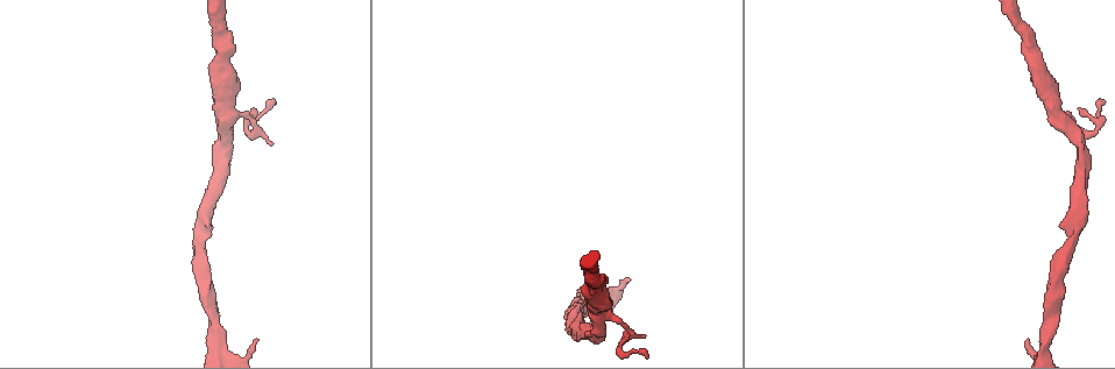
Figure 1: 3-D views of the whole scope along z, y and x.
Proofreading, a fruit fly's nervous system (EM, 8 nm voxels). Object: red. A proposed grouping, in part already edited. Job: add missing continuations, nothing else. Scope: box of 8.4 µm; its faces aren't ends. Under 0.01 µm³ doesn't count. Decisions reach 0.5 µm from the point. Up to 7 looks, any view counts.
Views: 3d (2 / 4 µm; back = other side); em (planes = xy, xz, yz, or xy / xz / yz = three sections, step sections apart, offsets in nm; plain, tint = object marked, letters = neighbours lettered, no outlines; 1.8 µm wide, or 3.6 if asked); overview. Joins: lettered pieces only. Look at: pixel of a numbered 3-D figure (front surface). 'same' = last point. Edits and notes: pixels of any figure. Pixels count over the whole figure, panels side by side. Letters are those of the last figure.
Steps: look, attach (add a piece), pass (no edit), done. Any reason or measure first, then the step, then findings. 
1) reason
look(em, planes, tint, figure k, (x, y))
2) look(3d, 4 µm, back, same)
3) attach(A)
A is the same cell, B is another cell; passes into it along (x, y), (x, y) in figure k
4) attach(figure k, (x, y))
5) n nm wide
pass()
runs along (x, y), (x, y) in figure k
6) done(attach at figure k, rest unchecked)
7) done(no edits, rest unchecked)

look(em, planes, tint, figure 1, (596, 311))

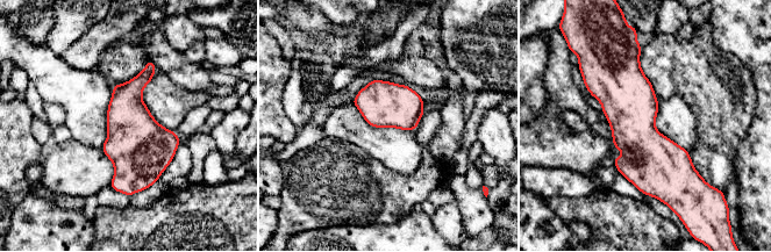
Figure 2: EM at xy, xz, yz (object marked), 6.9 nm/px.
see the neighbours
look(em, planes, letters, same)

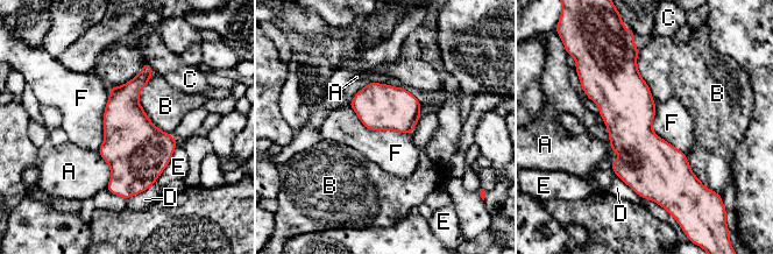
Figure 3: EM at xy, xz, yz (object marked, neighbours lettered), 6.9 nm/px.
pass()
A, B, C, D, E and F are other cells; none of them fits

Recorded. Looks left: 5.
narrows sharply
look(3d, 2 µm, figure 1, (1074, 234))

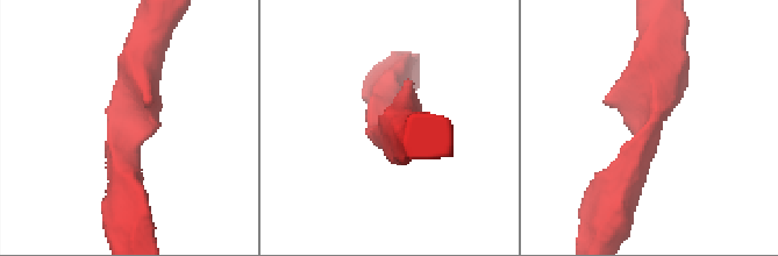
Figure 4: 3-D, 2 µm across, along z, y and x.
arms of 300, 300 nm; need the tissue
look(em, planes, letters, figure 4, (649, 130))

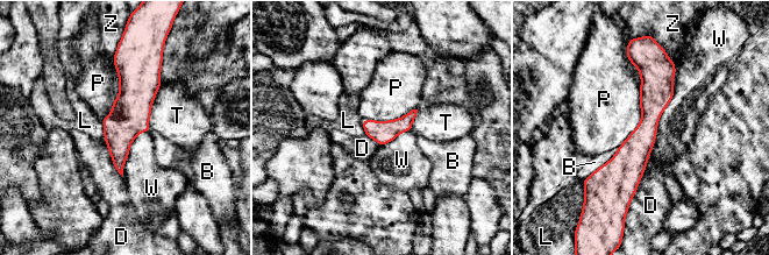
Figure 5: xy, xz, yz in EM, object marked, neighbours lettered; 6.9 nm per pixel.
150 nm wide
pass()
B, D, L, P, T, W and Z are other cells; runs along (636, 61), (649, 122), (625, 198) in figure 5; no lettered piece goes on from it

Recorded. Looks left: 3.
long arm stops here
look(3d, 2 µm, figure 1, (1028, 340))

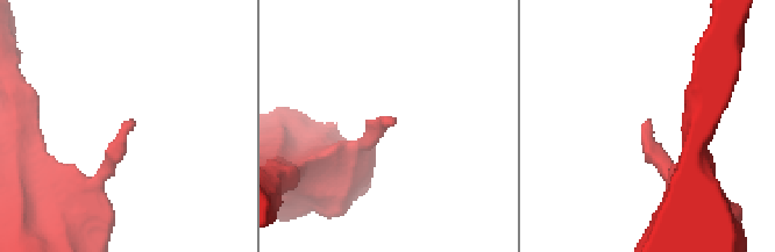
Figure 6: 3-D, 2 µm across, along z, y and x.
shape alone is not enough
look(em, yz, step 4, letters, figure 6, (645, 123))

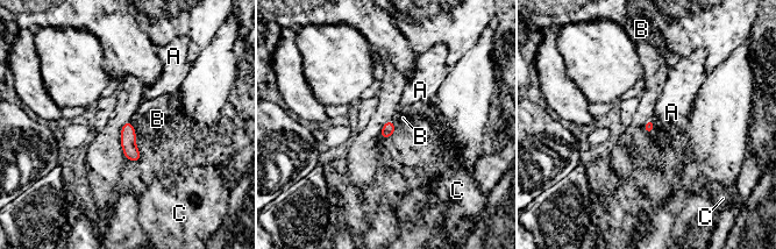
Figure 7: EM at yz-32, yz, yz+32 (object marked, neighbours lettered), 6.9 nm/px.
pass()
A, B and C are other cells; border along (129, 121), (136, 134) in figure 7; none of them fits

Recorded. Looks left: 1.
done(no edits, rest unchecked)

